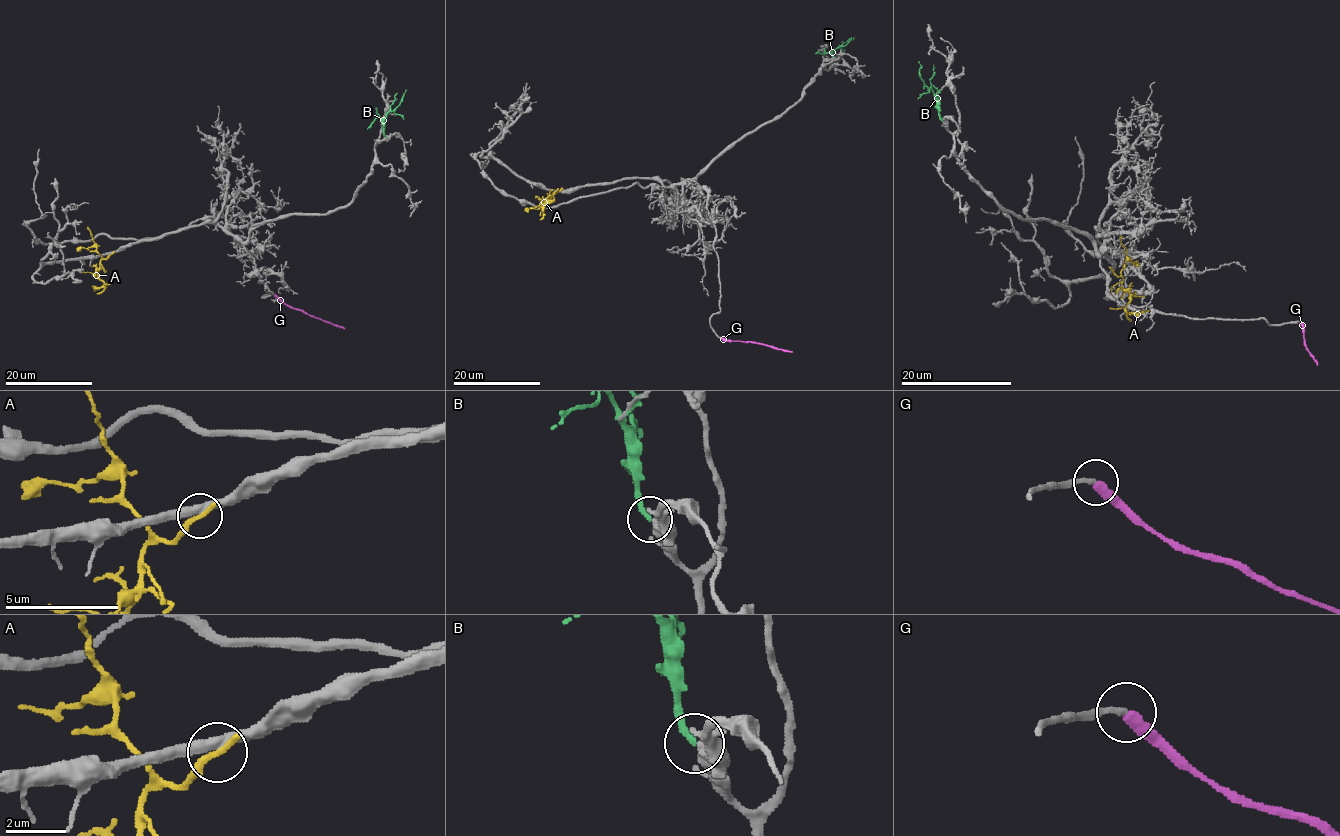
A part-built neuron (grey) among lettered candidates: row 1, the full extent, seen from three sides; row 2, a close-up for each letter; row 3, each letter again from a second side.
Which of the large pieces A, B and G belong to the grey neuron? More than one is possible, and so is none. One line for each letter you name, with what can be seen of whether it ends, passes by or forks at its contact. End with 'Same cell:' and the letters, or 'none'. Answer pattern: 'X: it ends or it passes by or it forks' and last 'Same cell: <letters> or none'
G: it ends
Same cell: G

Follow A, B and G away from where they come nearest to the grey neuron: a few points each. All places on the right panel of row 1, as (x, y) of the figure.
A: (1113, 270), (1122, 278), (1121, 286), (1129, 295), (1125, 310), (1132, 313), (1149, 310)
B: (942, 120), (938, 99), (921, 78), (919, 62)
G: (1300, 321), (1304, 345), (1318, 365)

